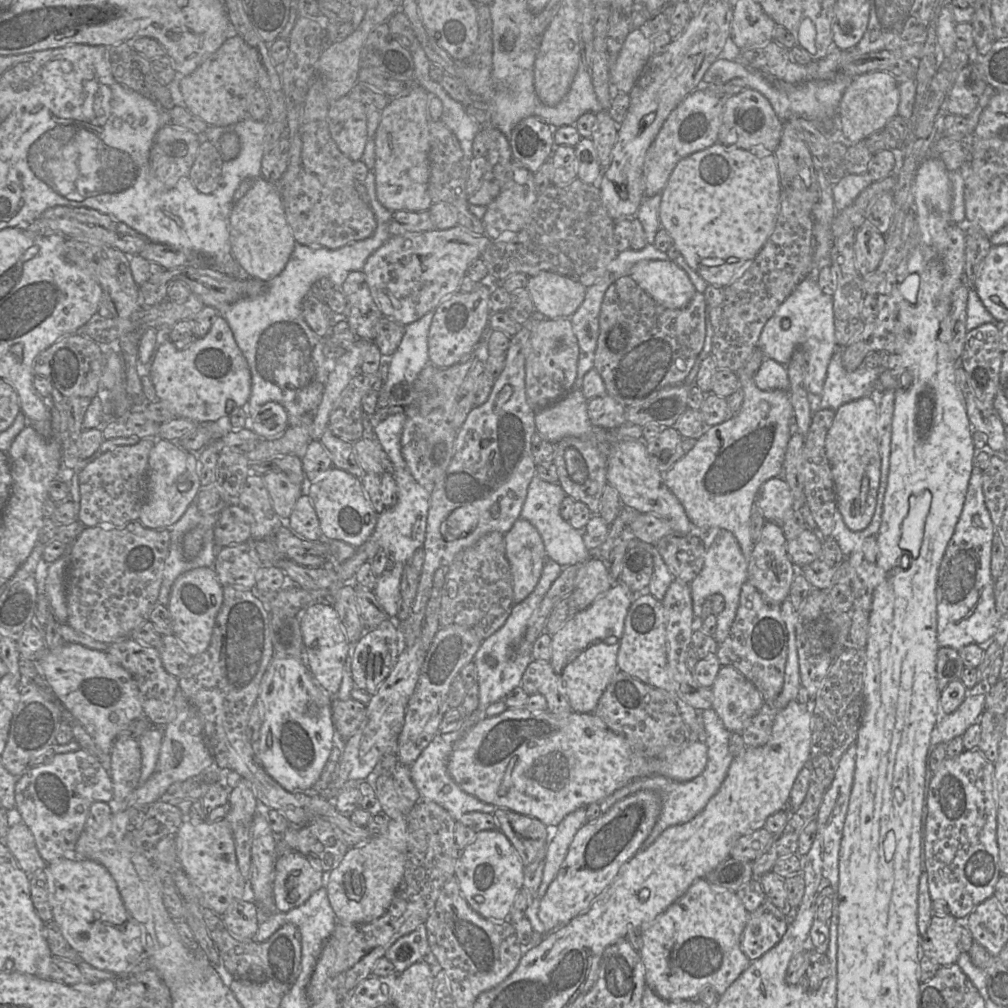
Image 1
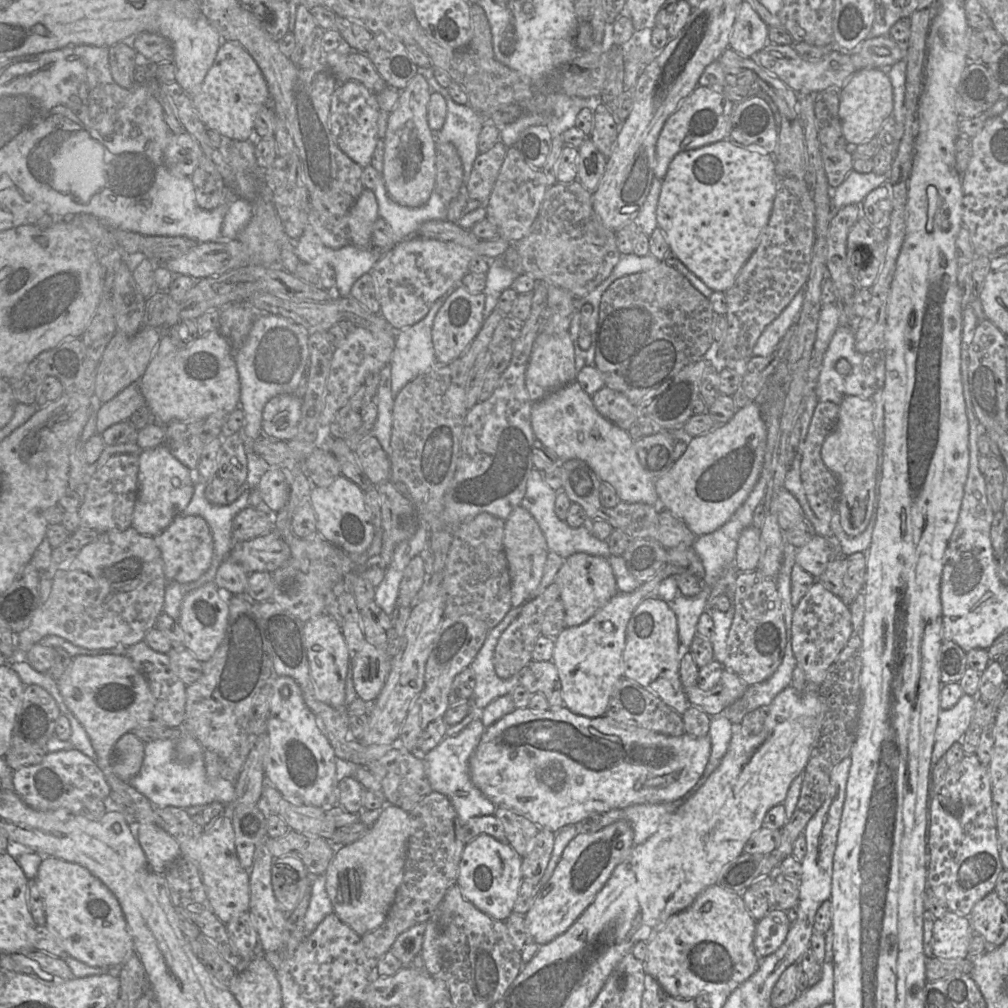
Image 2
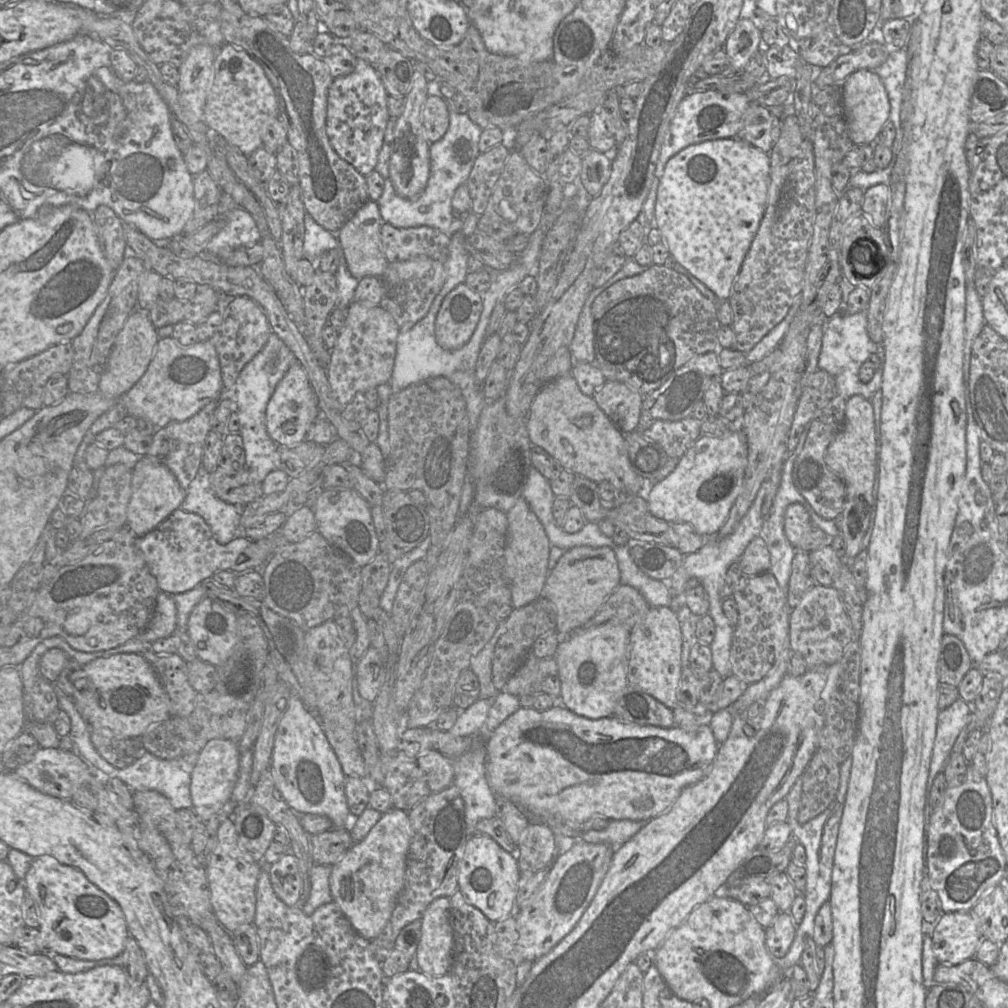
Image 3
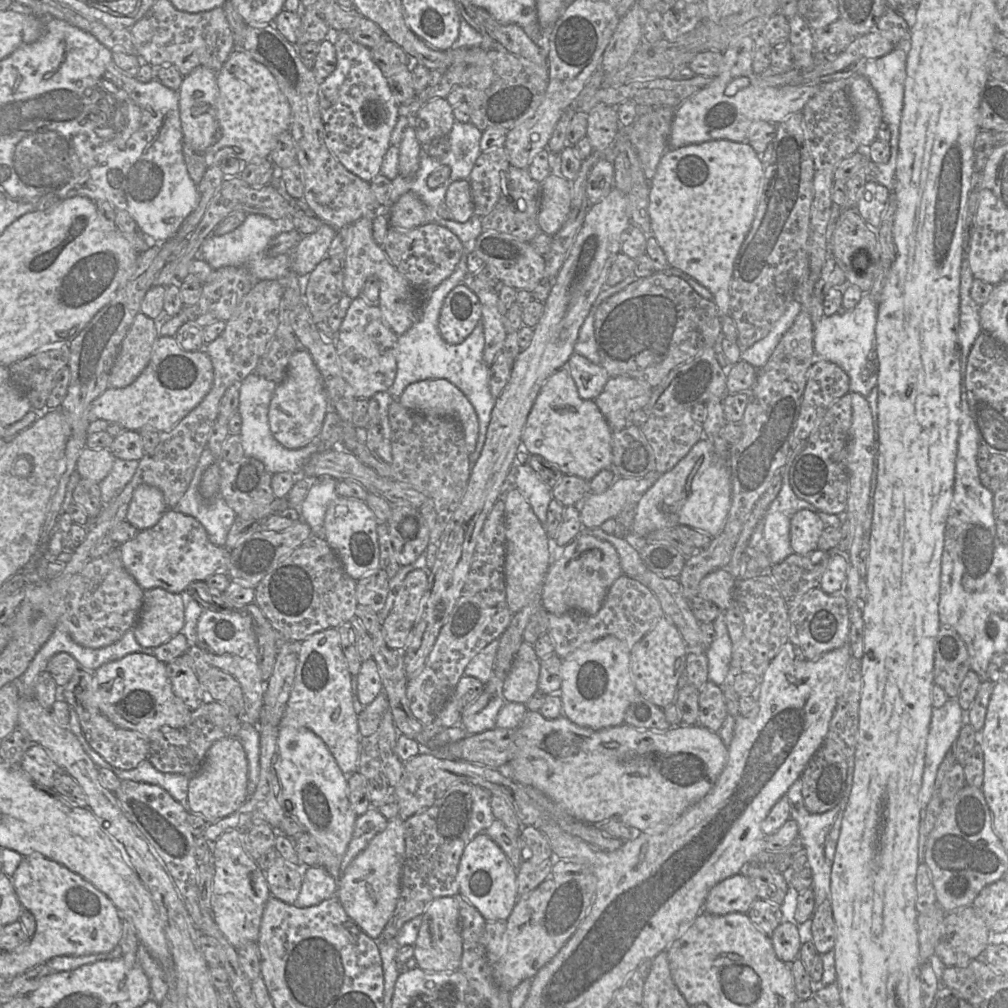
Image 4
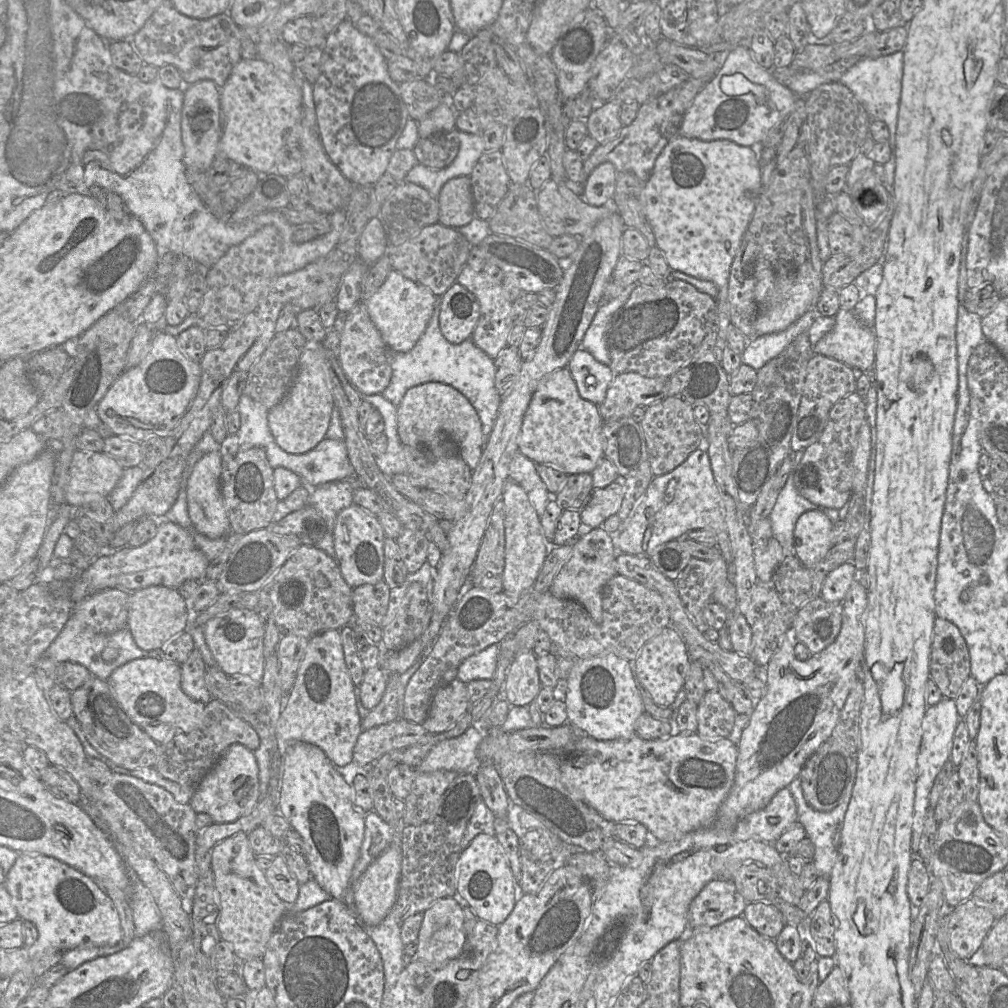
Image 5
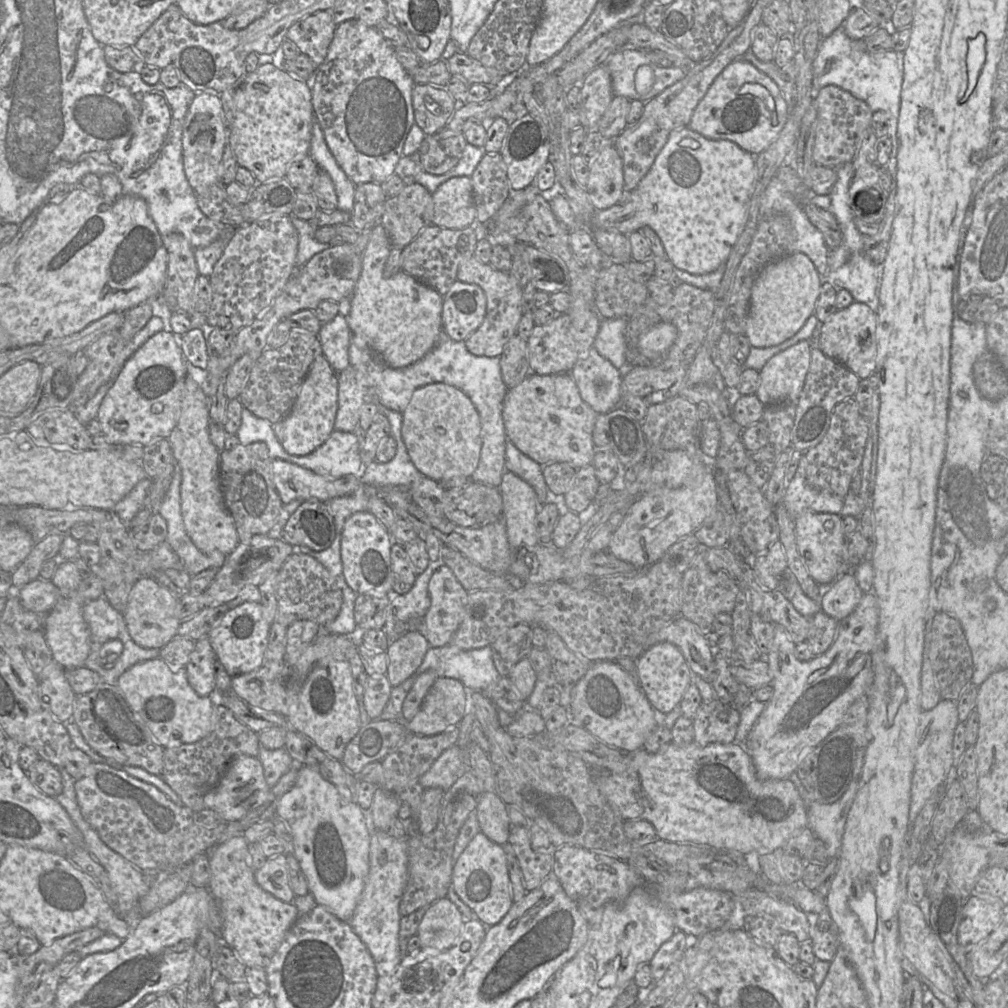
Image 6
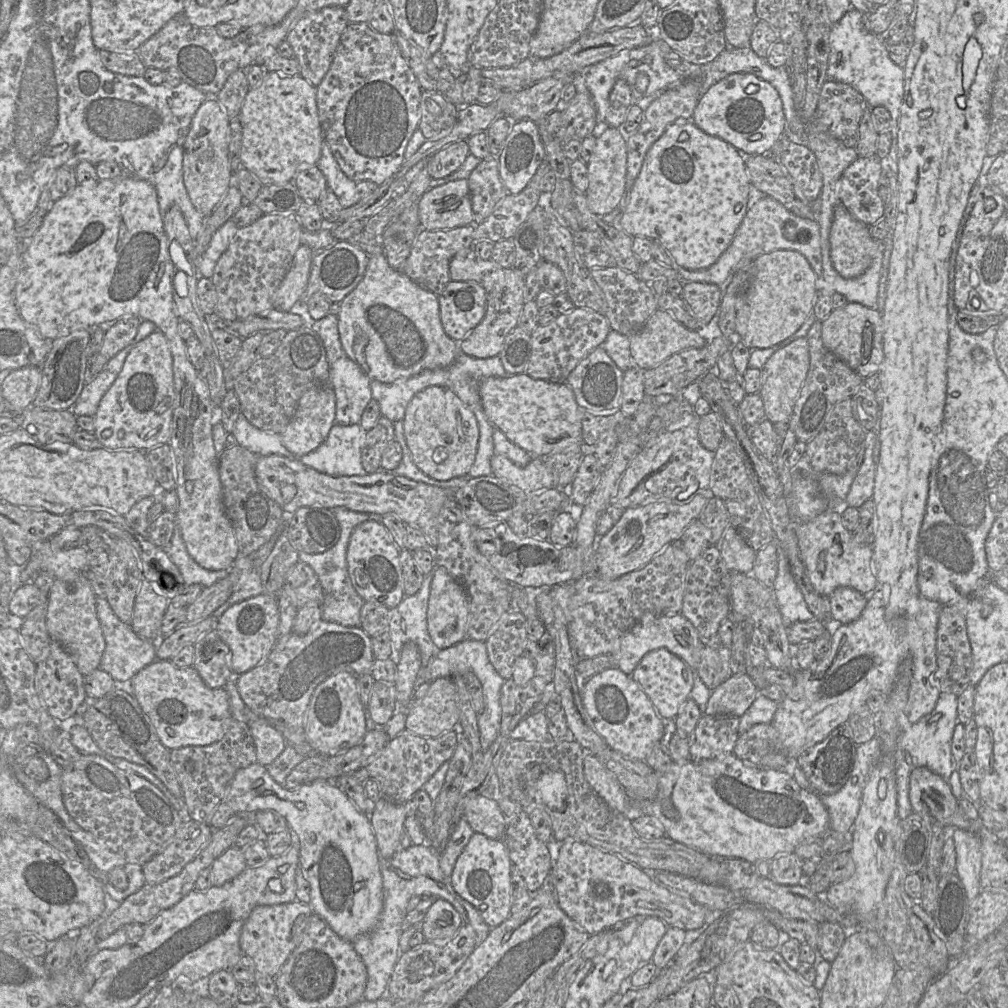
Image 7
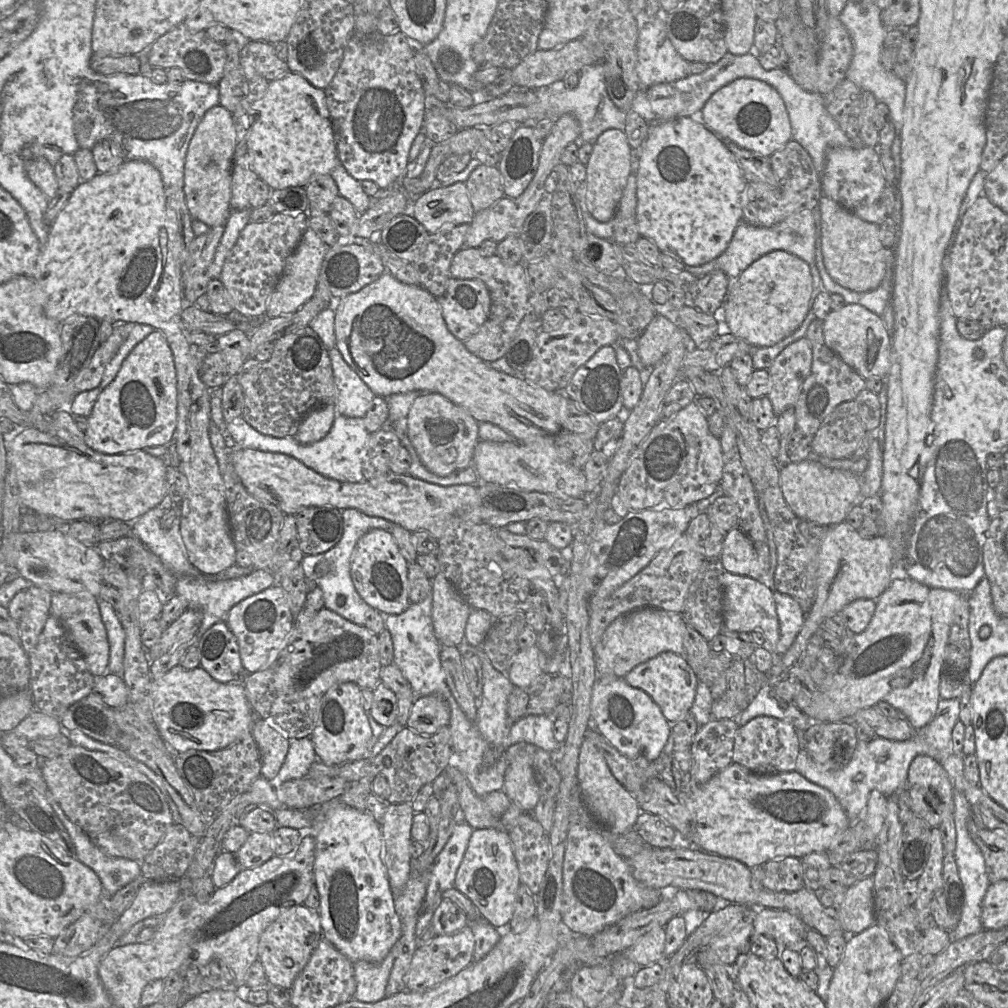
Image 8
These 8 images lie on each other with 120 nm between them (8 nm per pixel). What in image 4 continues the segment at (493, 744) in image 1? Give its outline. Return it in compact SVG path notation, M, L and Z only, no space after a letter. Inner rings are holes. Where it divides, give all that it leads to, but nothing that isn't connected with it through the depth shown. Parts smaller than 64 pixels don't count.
M527 710L522 724L516 731L516 753L505 769L501 770L506 777L512 778L521 786L532 786L554 802L560 804L576 820L584 823L594 824L598 828L608 821L617 821L630 828L637 828L640 832L648 834L660 834L674 822L687 808L701 800L713 788L721 772L723 771L728 758L728 747L726 747L719 735L699 724L688 726L672 726L666 731L653 731L638 729L628 724L593 730L581 727L571 722L563 714L556 719L546 719L539 711Z

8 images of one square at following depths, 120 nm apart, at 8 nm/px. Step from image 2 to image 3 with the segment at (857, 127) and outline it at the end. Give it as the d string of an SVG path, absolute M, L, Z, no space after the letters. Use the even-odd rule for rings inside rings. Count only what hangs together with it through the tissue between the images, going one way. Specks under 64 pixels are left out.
M861 69L841 84L842 104L848 135L855 145L874 144L883 126L889 121L890 103L881 78L873 70Z

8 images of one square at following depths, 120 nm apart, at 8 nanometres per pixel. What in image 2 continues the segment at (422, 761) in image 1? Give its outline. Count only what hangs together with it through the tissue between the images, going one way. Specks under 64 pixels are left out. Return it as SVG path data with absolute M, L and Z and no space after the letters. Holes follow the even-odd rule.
M475 719L460 733L444 737L435 748L425 755L421 755L432 791L440 792L449 798L461 825L475 816L493 815L497 809L497 805L473 784L470 776L469 761L480 743L485 729L481 719Z

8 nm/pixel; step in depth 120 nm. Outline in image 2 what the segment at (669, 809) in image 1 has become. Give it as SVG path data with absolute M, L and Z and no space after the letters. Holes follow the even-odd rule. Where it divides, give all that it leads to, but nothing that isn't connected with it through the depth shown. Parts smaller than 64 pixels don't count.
M721 714L711 717L708 732L711 741L711 754L702 776L691 792L695 792L700 788L713 771L720 765L729 747L735 727L736 726L734 726L727 717ZM683 800L654 804L636 804L623 809L612 809L602 813L599 822L585 820L575 825L578 827L578 833L597 832L618 820L624 819L633 828L634 844L639 845L657 831L661 821L667 815L674 812Z

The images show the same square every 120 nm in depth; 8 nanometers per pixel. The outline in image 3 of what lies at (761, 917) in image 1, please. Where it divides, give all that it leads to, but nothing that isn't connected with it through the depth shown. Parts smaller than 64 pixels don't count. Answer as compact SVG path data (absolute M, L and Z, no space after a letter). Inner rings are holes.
M779 912L772 924L765 928L765 945L775 959L784 957L796 934L797 925L789 912Z

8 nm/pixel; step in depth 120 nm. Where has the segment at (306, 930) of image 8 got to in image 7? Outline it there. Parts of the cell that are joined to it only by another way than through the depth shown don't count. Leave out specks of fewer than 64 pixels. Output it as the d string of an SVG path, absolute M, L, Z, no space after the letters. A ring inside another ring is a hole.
M298 900L255 907L244 923L239 944L243 955L252 958L258 975L275 977L302 939L306 924L313 914L310 904Z

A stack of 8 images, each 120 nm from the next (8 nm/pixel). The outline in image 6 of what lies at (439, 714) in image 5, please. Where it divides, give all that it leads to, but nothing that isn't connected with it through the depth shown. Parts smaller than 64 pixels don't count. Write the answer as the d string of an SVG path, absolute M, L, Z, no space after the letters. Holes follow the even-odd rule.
M438 677L417 714L406 723L408 732L432 736L458 726L466 713L467 692L459 680Z

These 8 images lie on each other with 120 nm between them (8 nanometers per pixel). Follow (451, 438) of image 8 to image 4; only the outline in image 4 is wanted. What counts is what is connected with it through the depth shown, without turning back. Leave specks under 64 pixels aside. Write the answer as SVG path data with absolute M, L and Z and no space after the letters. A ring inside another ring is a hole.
M427 379L410 384L398 399L400 404L414 412L430 417L450 417L457 420L464 432L465 446L468 455L475 450L479 422L476 412L463 392L446 379Z

